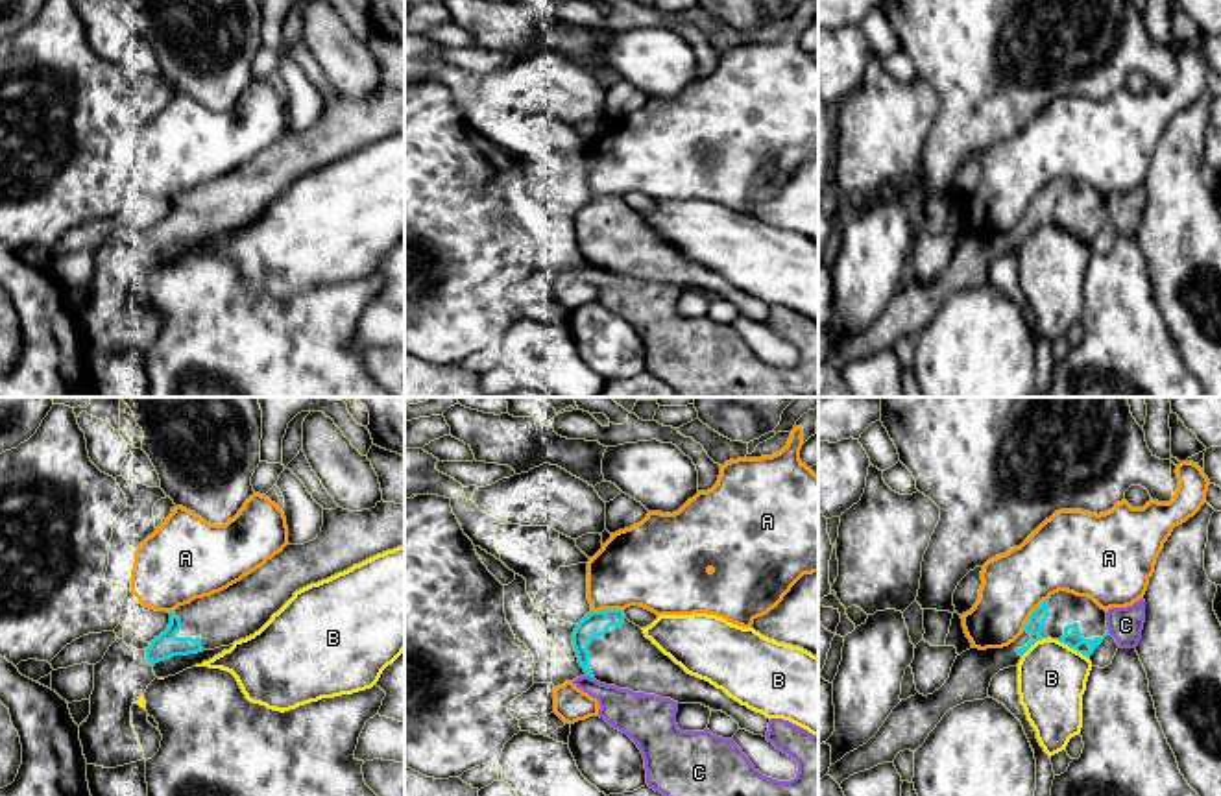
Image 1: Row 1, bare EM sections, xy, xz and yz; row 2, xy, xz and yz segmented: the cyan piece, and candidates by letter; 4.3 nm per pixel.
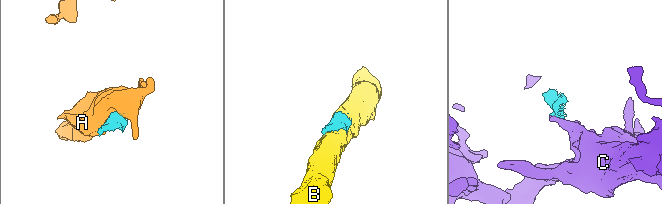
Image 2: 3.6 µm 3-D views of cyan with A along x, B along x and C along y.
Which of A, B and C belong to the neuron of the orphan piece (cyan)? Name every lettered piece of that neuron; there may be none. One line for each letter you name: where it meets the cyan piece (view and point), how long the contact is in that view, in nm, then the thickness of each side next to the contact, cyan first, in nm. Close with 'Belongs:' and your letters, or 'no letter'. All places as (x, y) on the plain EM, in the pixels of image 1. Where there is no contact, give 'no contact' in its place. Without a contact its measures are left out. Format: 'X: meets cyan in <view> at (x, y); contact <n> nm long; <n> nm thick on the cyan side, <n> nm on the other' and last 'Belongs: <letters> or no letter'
Belongs: no letter

